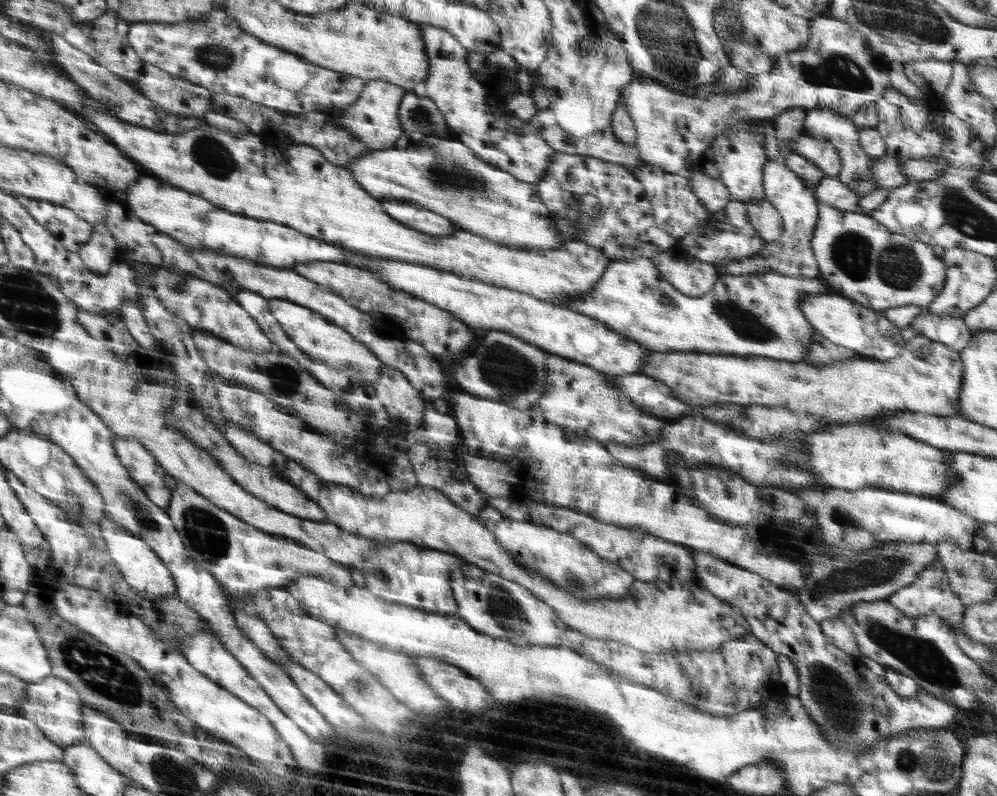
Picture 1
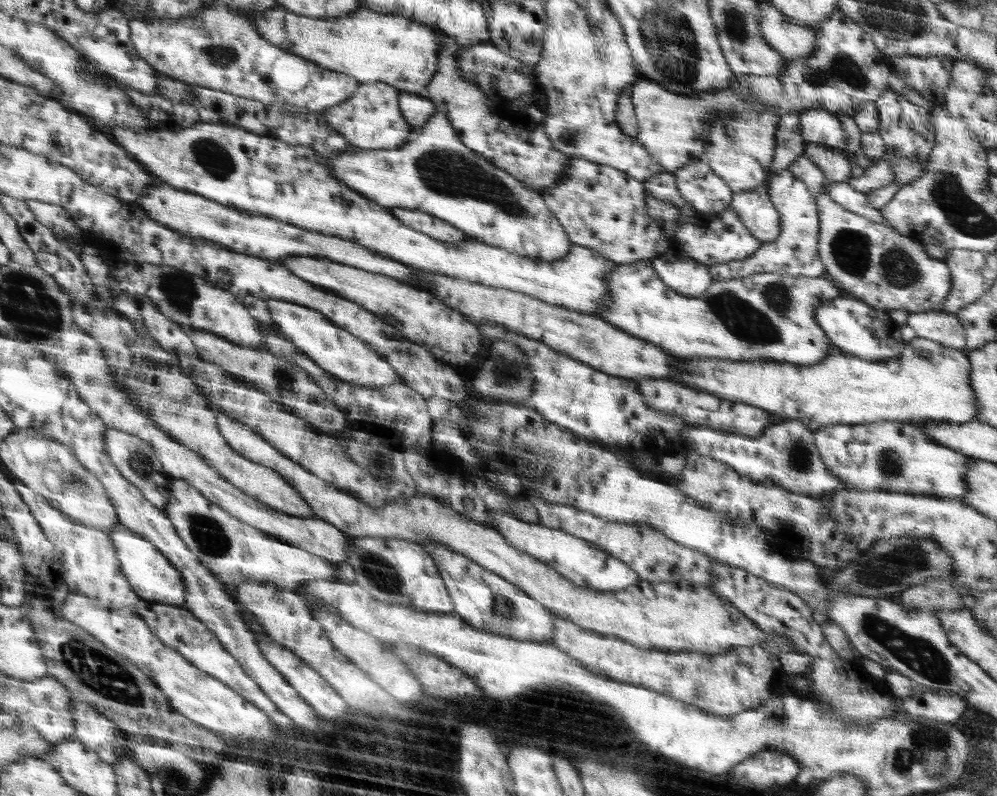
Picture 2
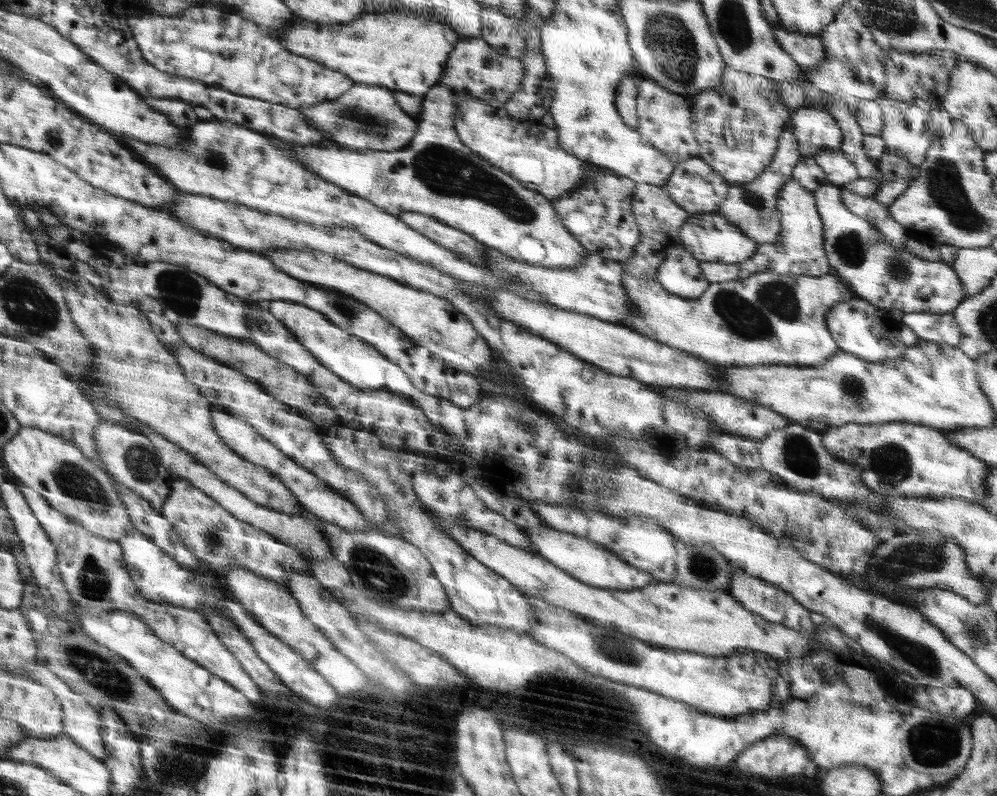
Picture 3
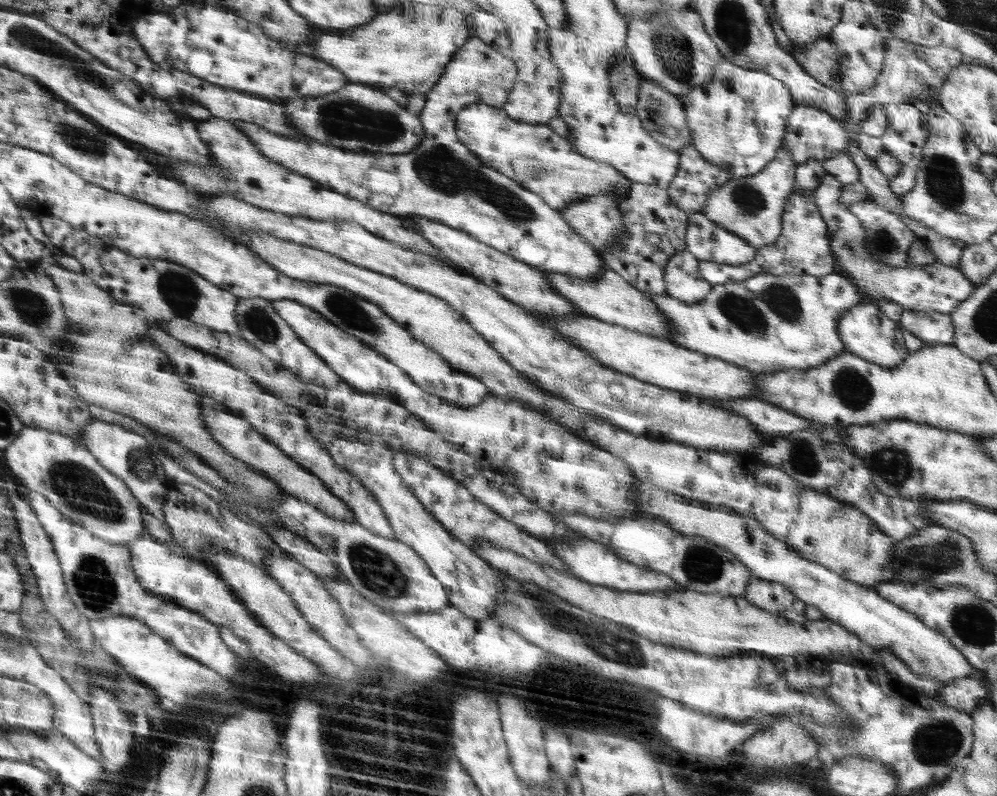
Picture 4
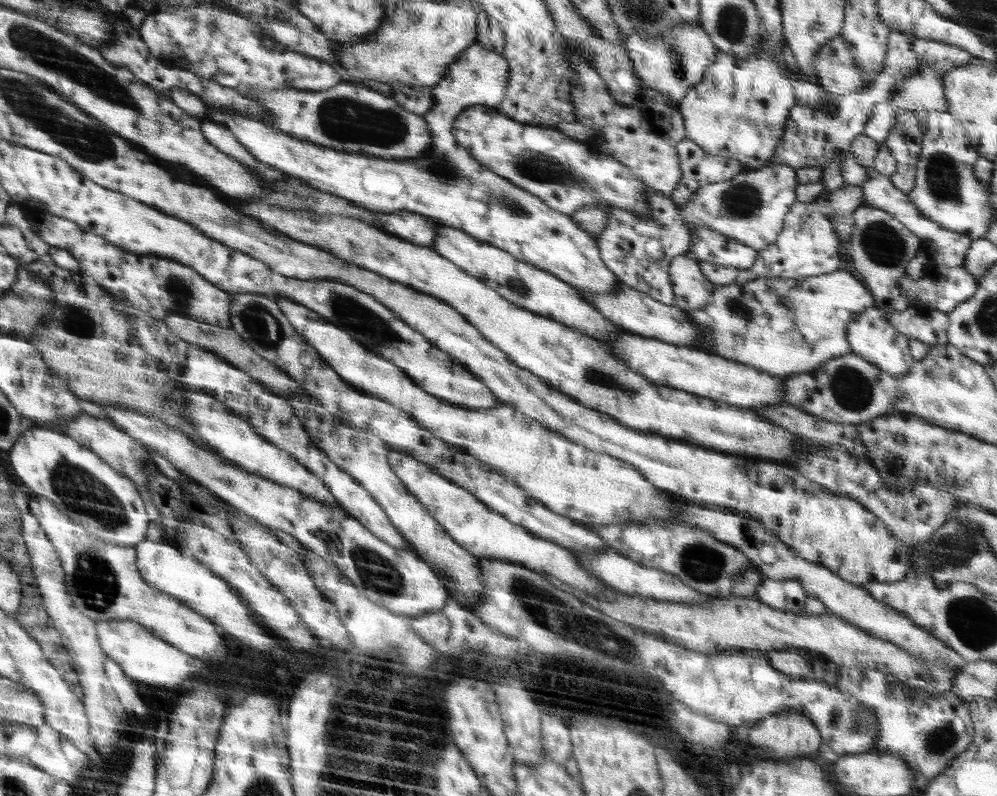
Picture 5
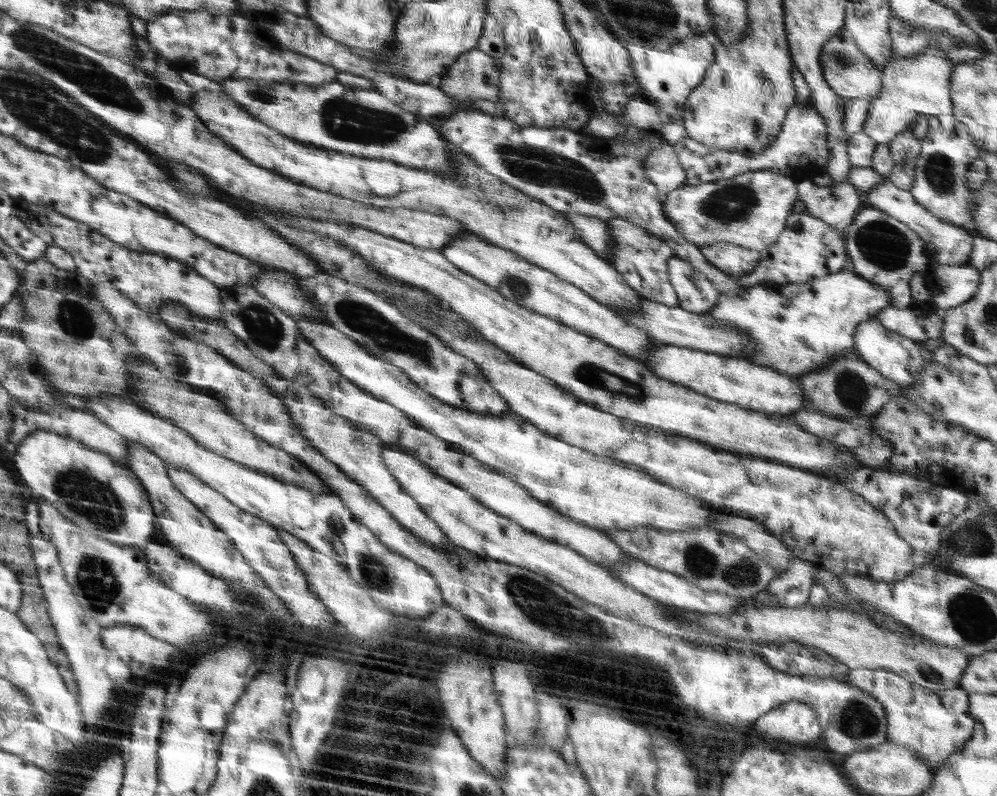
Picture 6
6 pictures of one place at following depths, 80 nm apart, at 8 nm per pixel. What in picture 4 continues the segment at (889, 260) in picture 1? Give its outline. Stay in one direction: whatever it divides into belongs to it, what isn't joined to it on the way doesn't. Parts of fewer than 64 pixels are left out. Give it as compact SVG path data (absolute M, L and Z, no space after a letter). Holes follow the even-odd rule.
M827 174L820 186L814 190L812 198L828 225L830 246L837 262L837 270L846 273L866 299L872 301L882 297L899 304L904 311L922 310L952 314L953 310L975 291L976 286L957 267L938 261L915 267L909 260L906 260L902 267L887 267L880 259L871 257L865 249L865 232L861 220L840 202L842 189L843 184L833 174Z

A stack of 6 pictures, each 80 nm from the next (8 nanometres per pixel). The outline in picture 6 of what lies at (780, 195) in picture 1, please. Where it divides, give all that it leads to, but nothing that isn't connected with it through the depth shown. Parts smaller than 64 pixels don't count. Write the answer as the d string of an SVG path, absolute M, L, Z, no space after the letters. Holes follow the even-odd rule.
M804 210L791 213L786 221L786 228L769 247L759 251L761 261L748 275L730 276L738 284L752 286L758 283L772 282L776 285L788 283L809 283L812 279L840 272L846 264L847 249L844 234L826 224L823 220L812 216Z

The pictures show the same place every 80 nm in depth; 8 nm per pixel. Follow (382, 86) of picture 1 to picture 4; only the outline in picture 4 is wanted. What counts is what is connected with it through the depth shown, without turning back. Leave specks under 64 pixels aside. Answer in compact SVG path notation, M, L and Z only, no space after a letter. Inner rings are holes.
M348 82L340 91L330 95L282 99L280 103L286 107L293 127L300 131L302 136L320 141L321 144L333 145L336 148L352 152L405 155L416 150L424 136L424 129L422 129L418 114L411 113L403 105L399 105L381 87L365 85L364 83Z

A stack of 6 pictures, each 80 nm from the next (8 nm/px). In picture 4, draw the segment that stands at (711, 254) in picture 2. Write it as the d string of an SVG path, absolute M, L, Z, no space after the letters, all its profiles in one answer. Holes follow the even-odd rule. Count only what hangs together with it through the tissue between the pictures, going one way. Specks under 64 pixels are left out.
M700 213L689 216L685 238L686 250L699 261L746 265L757 253L755 246Z

